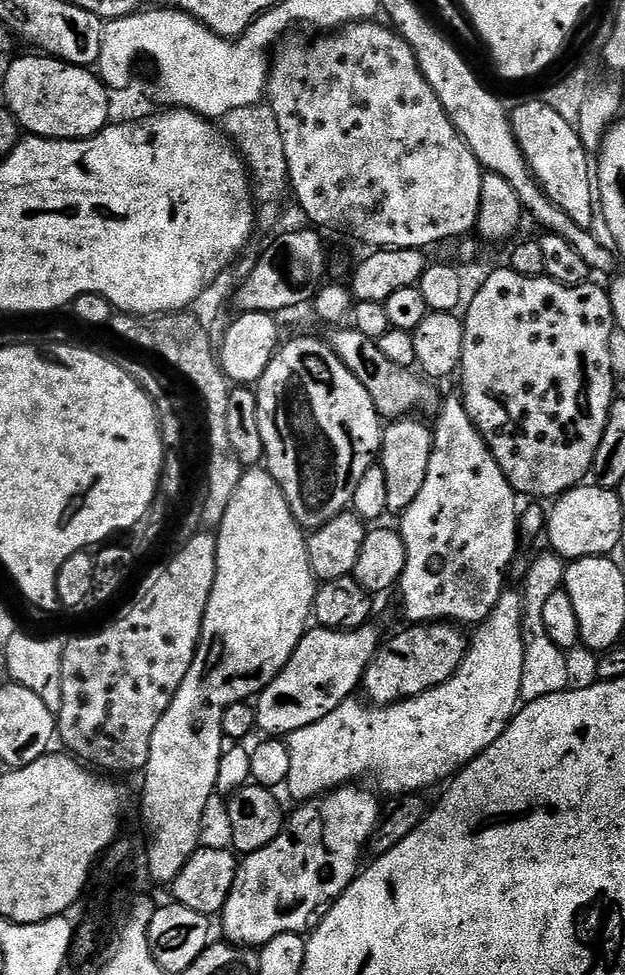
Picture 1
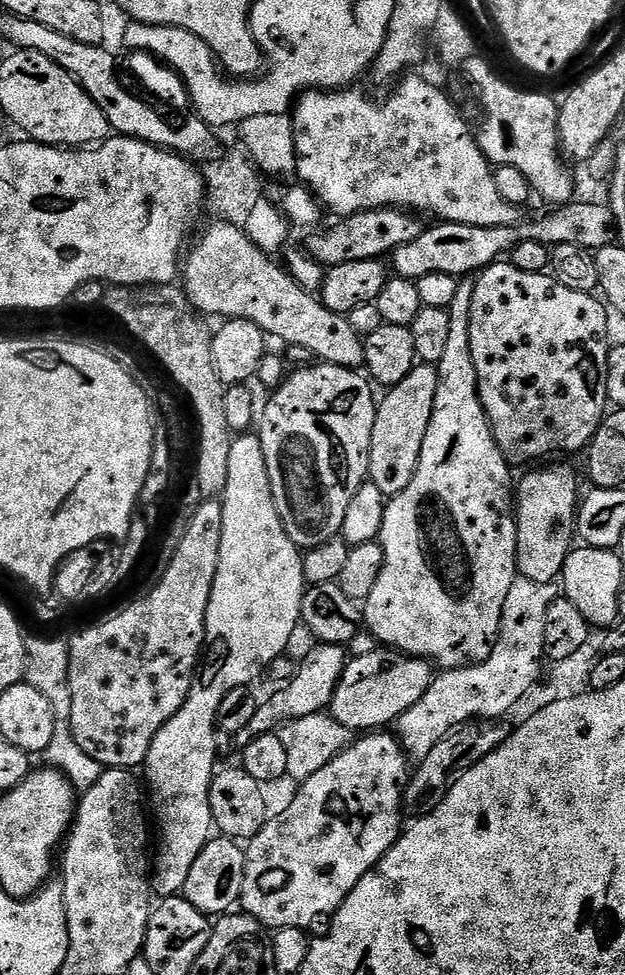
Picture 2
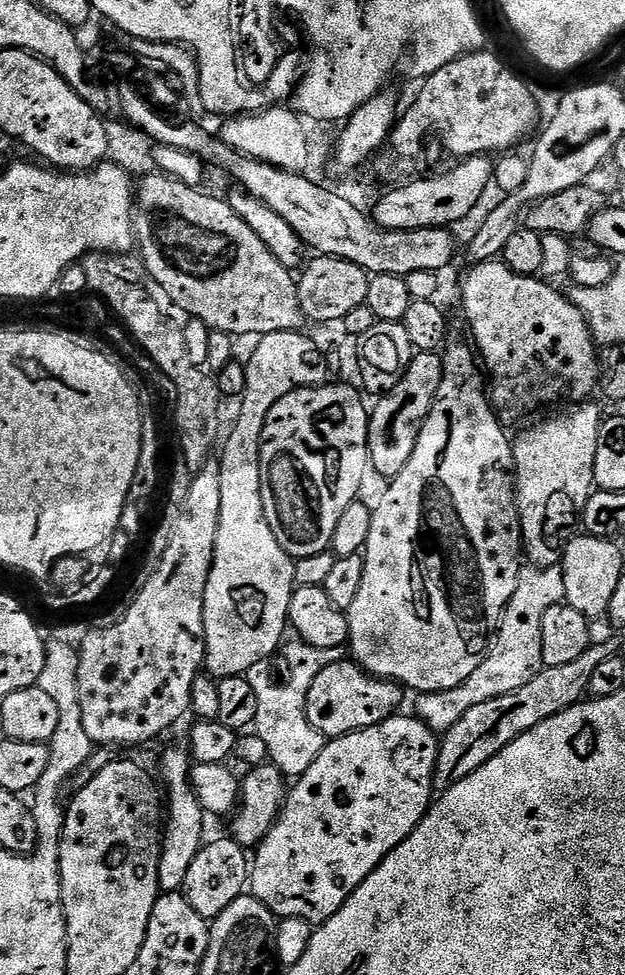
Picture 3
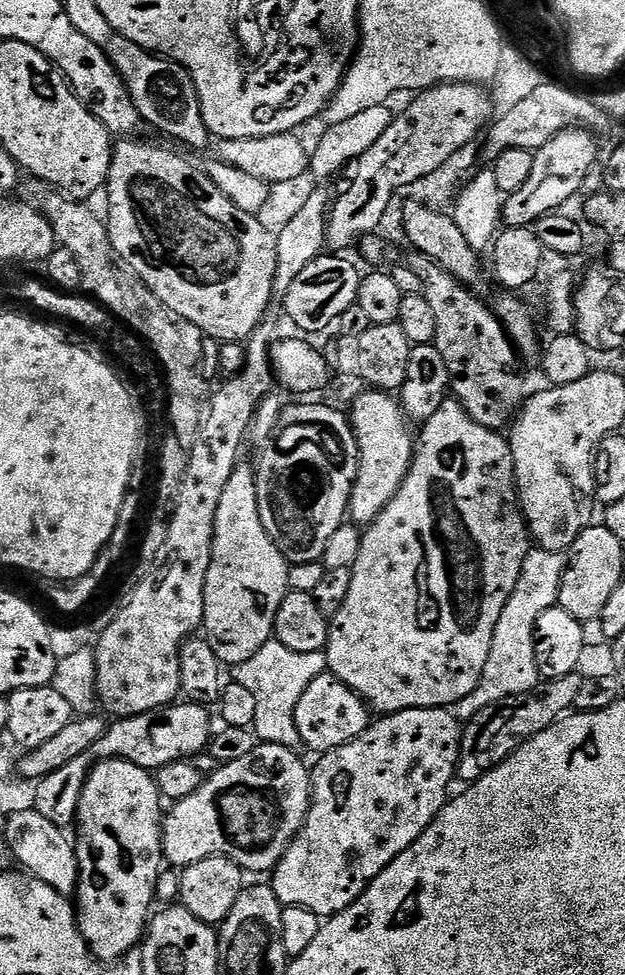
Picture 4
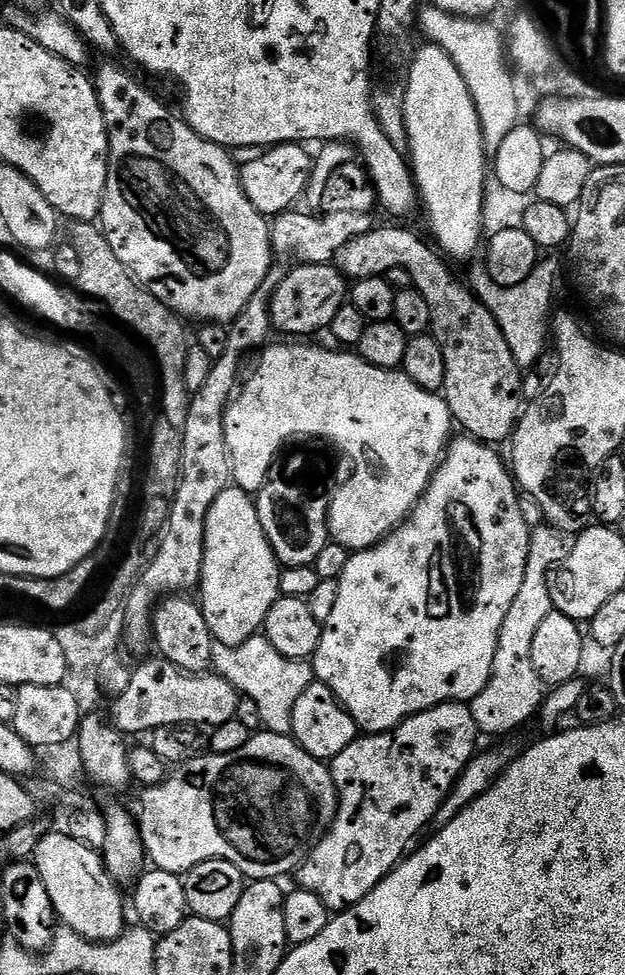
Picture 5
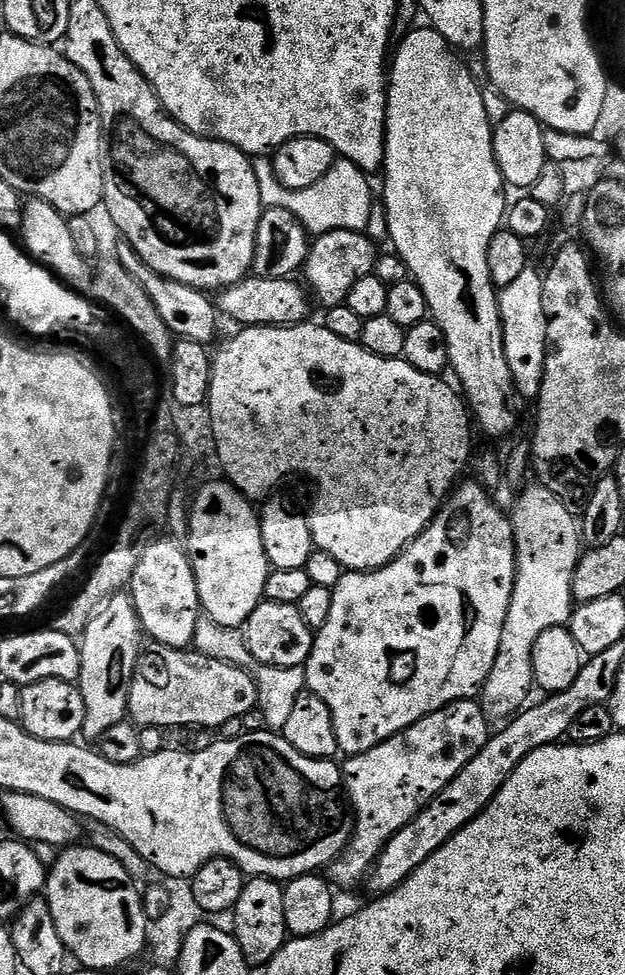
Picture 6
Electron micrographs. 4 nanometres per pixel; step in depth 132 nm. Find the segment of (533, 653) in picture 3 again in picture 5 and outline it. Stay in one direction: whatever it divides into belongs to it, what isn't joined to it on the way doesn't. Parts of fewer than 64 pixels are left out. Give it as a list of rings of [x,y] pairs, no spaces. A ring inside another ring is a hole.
[[[551,526],[543,527],[532,528],[526,574],[522,578],[522,587],[518,589],[518,594],[506,613],[506,622],[502,622],[502,630],[498,634],[498,650],[494,650],[494,666],[490,670],[488,684],[482,694],[470,701],[477,733],[483,735],[485,732],[488,736],[504,736],[507,732],[522,727],[531,716],[533,719],[544,705],[546,685],[542,678],[538,678],[538,670],[534,670],[534,658],[530,658],[530,650],[534,647],[534,633],[538,631],[538,626],[542,626],[546,614],[554,611],[553,585],[550,583],[548,568],[559,569],[568,557],[570,544],[565,533]]]

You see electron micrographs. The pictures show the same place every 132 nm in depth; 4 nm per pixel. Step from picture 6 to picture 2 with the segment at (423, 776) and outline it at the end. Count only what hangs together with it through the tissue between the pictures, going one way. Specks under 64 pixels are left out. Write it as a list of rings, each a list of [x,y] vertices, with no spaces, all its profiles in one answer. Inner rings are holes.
[[[376,730],[371,734],[357,739],[348,745],[344,751],[339,752],[333,760],[326,766],[322,766],[322,770],[318,770],[318,774],[314,774],[310,779],[303,781],[299,785],[300,788],[296,792],[296,797],[281,810],[280,813],[273,815],[271,819],[265,823],[263,830],[257,836],[247,841],[246,851],[244,854],[244,881],[242,882],[242,890],[240,891],[239,907],[242,909],[243,915],[252,916],[263,924],[265,929],[279,930],[281,928],[303,928],[311,929],[311,924],[315,922],[319,916],[325,918],[331,917],[339,908],[340,903],[350,894],[350,890],[354,890],[354,886],[358,886],[358,882],[363,878],[371,868],[376,867],[376,863],[394,847],[396,841],[402,835],[402,823],[400,824],[400,816],[402,817],[402,793],[407,789],[410,779],[410,760],[403,748],[400,747],[400,741],[395,735],[389,734],[384,730]]]

